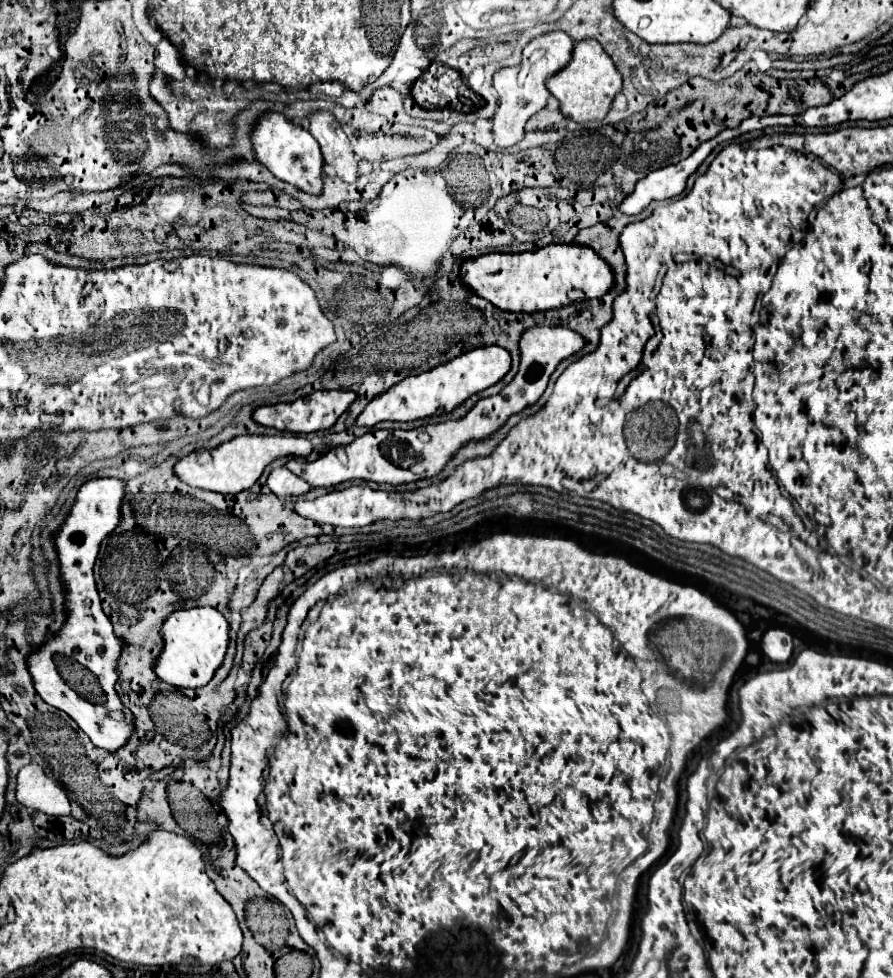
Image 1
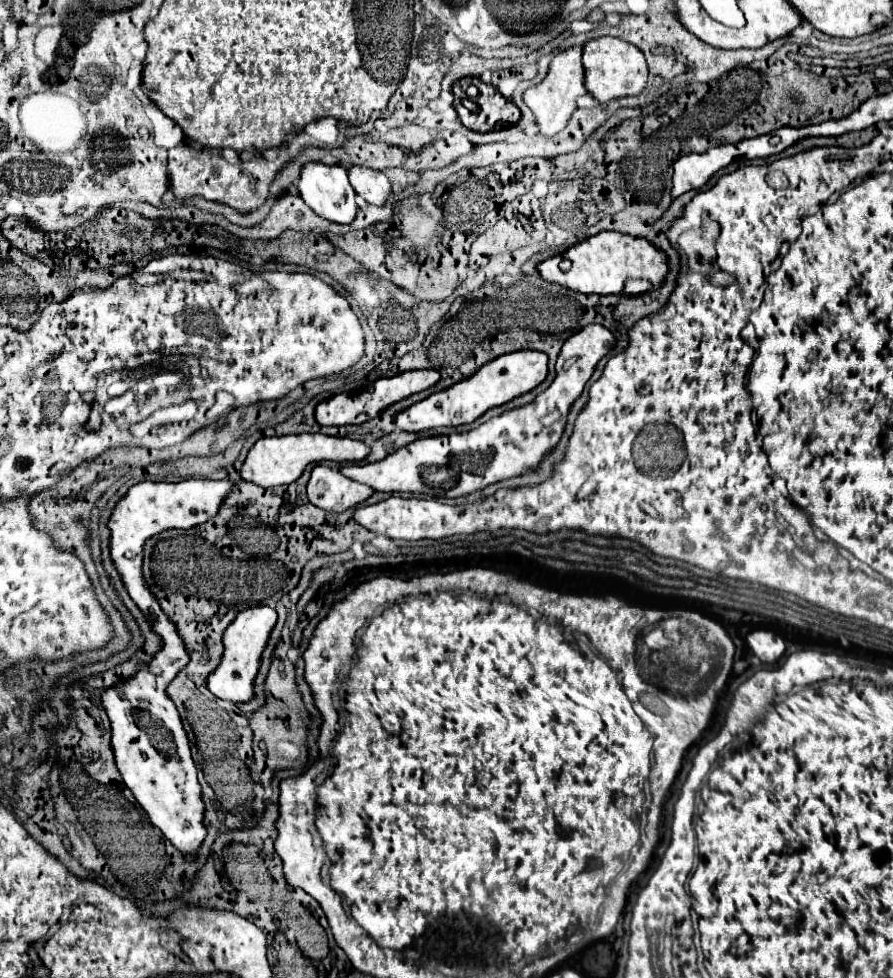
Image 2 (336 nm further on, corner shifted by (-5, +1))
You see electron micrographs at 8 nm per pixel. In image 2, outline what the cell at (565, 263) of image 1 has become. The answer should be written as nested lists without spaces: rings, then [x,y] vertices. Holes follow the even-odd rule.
[[[599,232],[597,236],[591,236],[575,246],[571,246],[565,254],[553,256],[545,262],[541,262],[539,266],[539,274],[549,280],[549,282],[557,282],[569,290],[579,290],[585,294],[623,294],[625,282],[633,280],[633,278],[641,278],[641,280],[649,280],[653,284],[653,288],[659,288],[667,276],[667,256],[661,248],[657,248],[655,244],[651,244],[645,238],[635,238],[629,234],[621,234],[621,232]],[[561,260],[571,260],[573,266],[571,270],[563,272],[559,268]]]

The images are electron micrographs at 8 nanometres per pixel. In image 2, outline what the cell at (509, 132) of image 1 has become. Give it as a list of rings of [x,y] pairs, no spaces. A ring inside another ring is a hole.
[[[573,46],[567,48],[563,52],[559,52],[553,62],[551,68],[545,76],[545,80],[533,88],[529,88],[523,94],[525,104],[533,110],[537,124],[539,124],[539,134],[543,136],[553,136],[559,130],[563,130],[571,118],[571,114],[577,110],[577,98],[581,94],[587,94],[585,88],[585,74],[583,74],[583,62],[581,62],[581,46]]]

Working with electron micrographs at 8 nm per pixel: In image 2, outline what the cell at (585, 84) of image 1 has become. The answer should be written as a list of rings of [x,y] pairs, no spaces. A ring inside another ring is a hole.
[[[605,36],[589,40],[583,46],[583,66],[585,66],[587,90],[599,102],[609,102],[623,96],[637,96],[647,84],[647,62],[643,52],[621,38]]]

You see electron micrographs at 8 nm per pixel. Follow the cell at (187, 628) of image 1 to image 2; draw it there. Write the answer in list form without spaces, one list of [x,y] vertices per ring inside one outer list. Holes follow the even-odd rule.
[[[253,606],[243,610],[233,624],[225,632],[225,654],[221,666],[213,674],[209,674],[209,690],[223,700],[231,700],[235,704],[249,702],[255,696],[255,676],[261,666],[261,654],[267,646],[269,634],[277,624],[277,612],[271,606]]]

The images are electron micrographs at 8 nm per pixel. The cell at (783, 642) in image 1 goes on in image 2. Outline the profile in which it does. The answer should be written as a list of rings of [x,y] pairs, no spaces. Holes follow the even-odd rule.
[[[755,630],[747,636],[747,644],[751,652],[765,664],[771,664],[779,660],[779,656],[785,652],[785,642],[779,634],[771,630]]]

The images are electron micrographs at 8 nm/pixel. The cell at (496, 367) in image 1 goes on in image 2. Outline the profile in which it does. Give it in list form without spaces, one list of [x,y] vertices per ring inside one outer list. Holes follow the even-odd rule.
[[[517,350],[499,356],[497,360],[481,366],[471,378],[453,384],[451,388],[431,394],[429,398],[409,406],[407,410],[397,414],[397,426],[407,432],[423,432],[431,428],[445,428],[445,426],[461,426],[471,424],[479,416],[483,416],[489,408],[503,406],[517,396],[531,392],[547,378],[547,354],[539,350]]]

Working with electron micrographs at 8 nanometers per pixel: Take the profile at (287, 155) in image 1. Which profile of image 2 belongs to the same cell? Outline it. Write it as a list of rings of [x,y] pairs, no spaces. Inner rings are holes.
[[[321,162],[305,164],[305,170],[301,172],[299,180],[299,194],[303,202],[321,218],[327,218],[337,224],[351,224],[357,216],[357,204],[355,204],[355,190],[349,184],[347,170],[343,166],[325,166]]]

